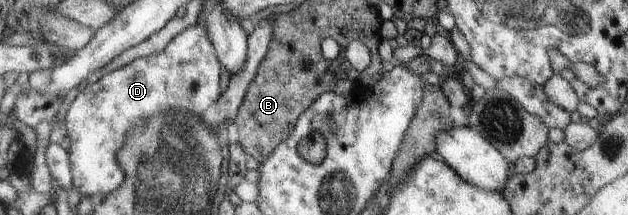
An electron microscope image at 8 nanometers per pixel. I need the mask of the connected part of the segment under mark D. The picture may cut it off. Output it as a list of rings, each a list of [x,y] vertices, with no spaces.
[[[196,23],[176,34],[162,52],[136,58],[105,74],[78,94],[65,119],[71,140],[68,152],[74,185],[82,196],[101,199],[119,190],[125,172],[119,166],[117,154],[131,131],[142,133],[147,121],[159,113],[200,117],[210,104],[217,101],[221,64],[218,64],[212,46],[205,26]]]

